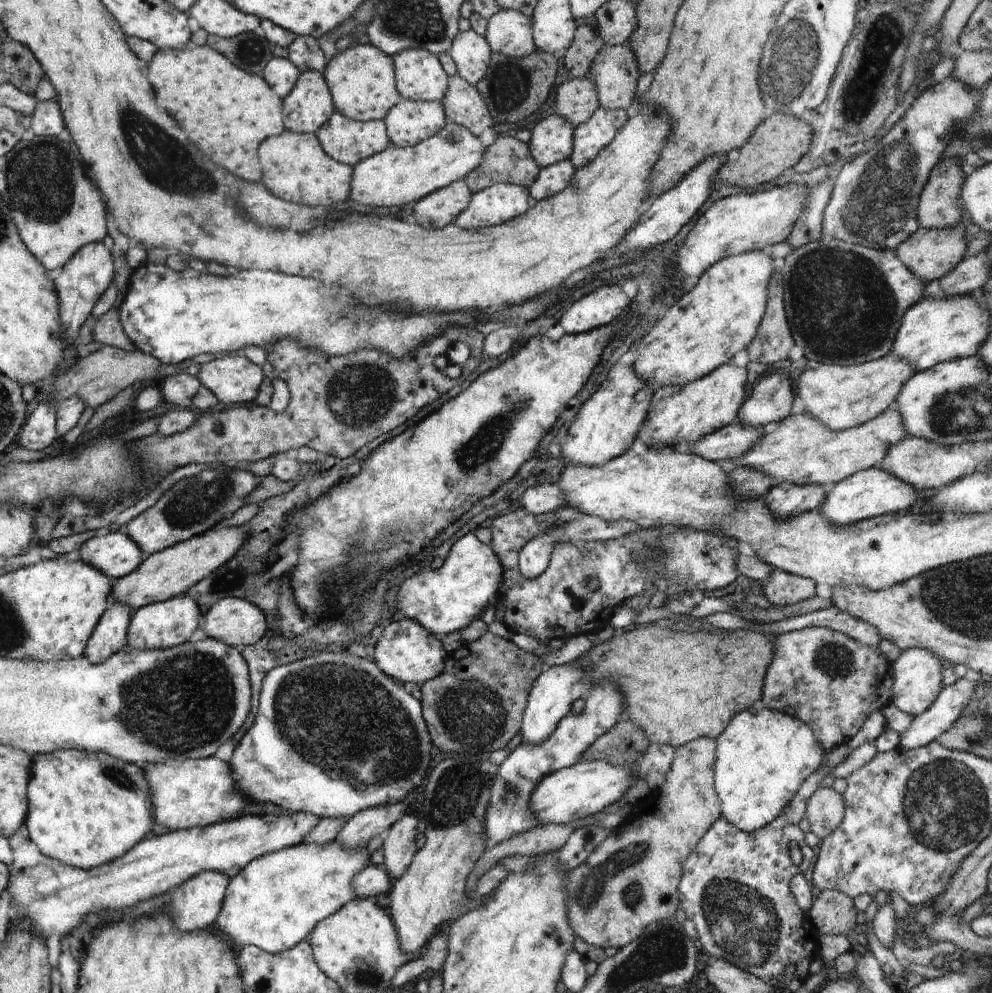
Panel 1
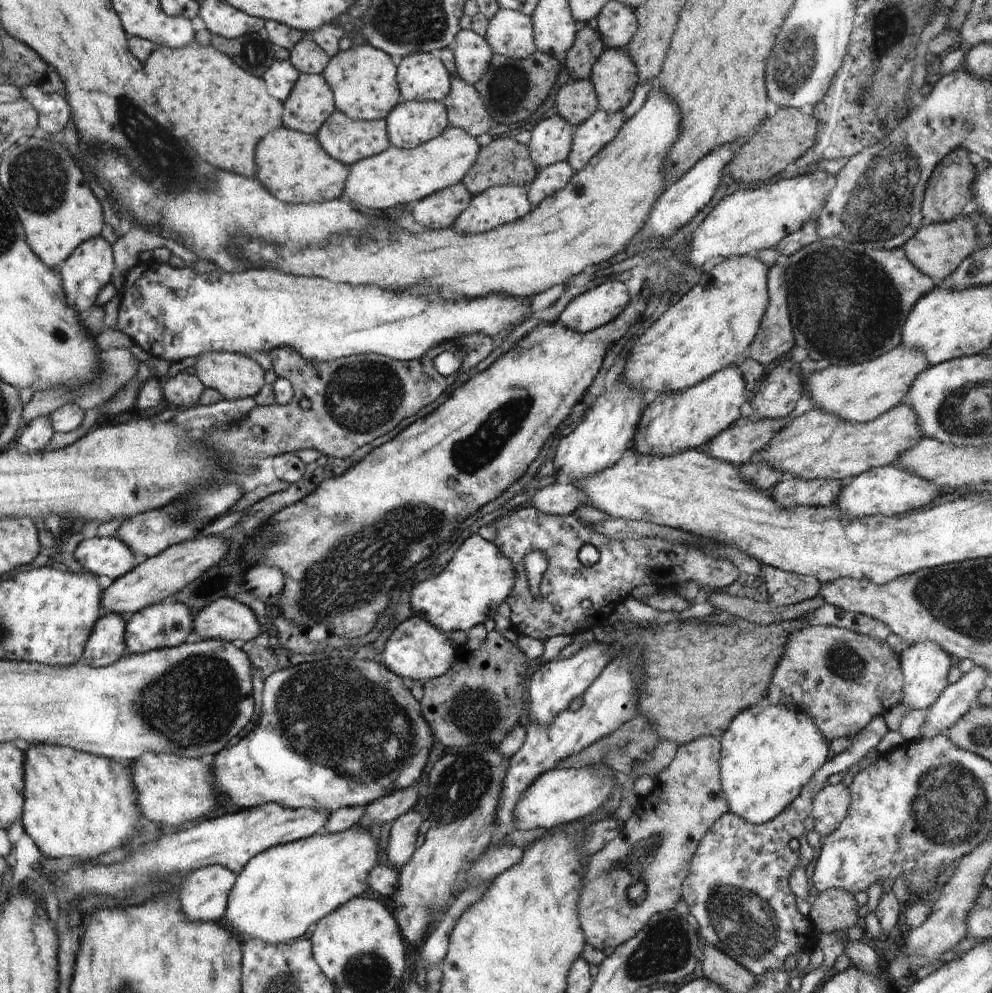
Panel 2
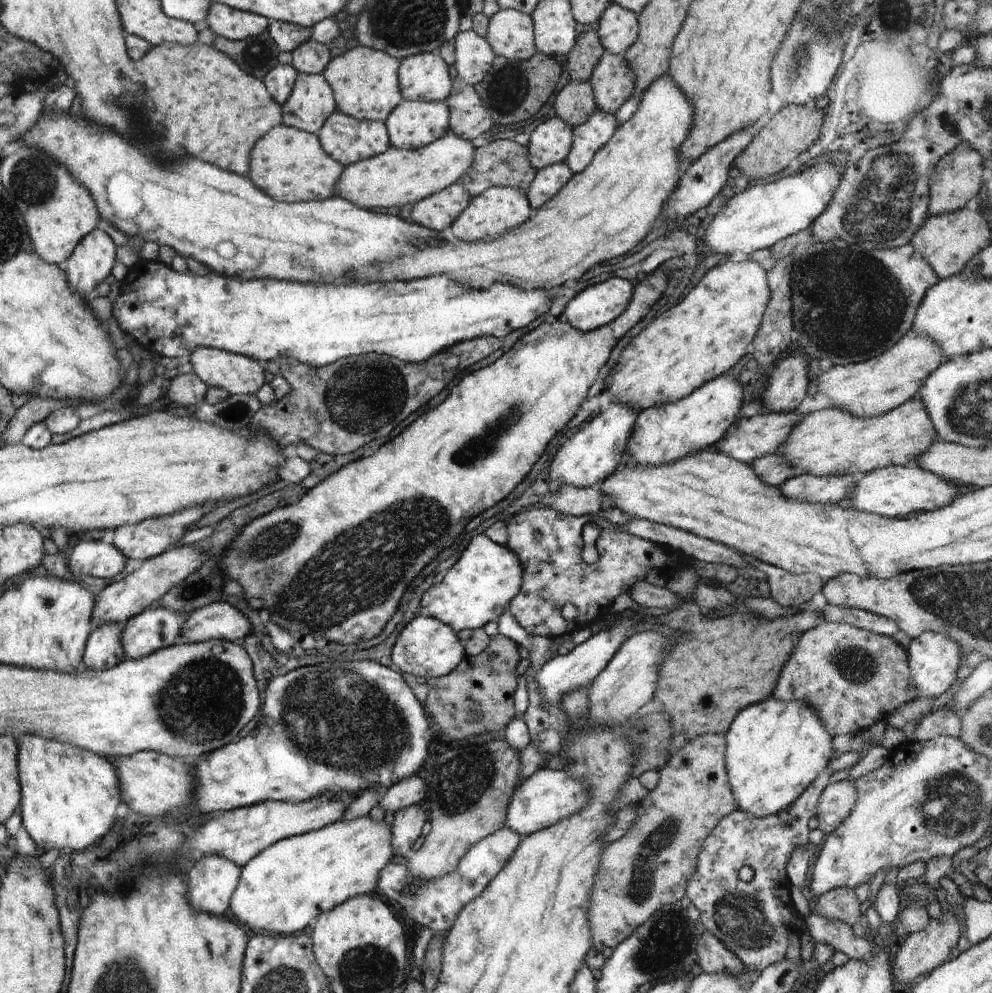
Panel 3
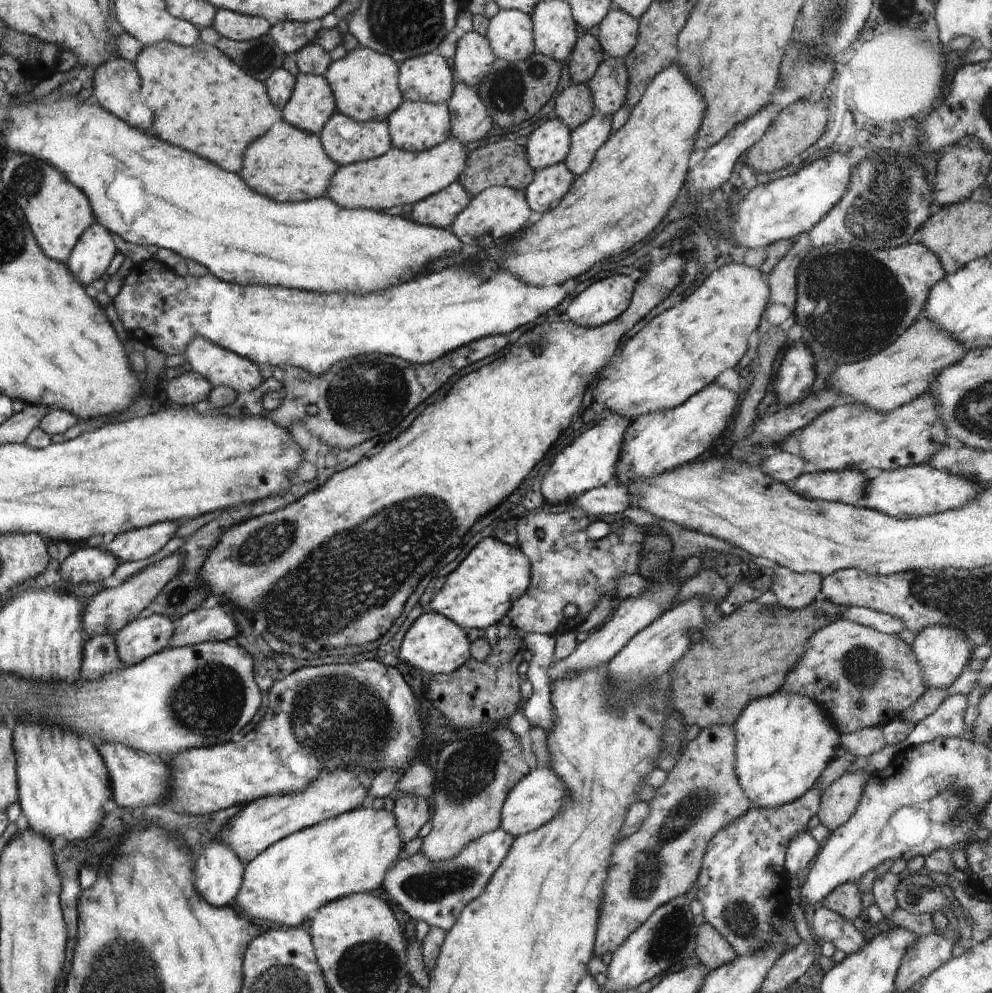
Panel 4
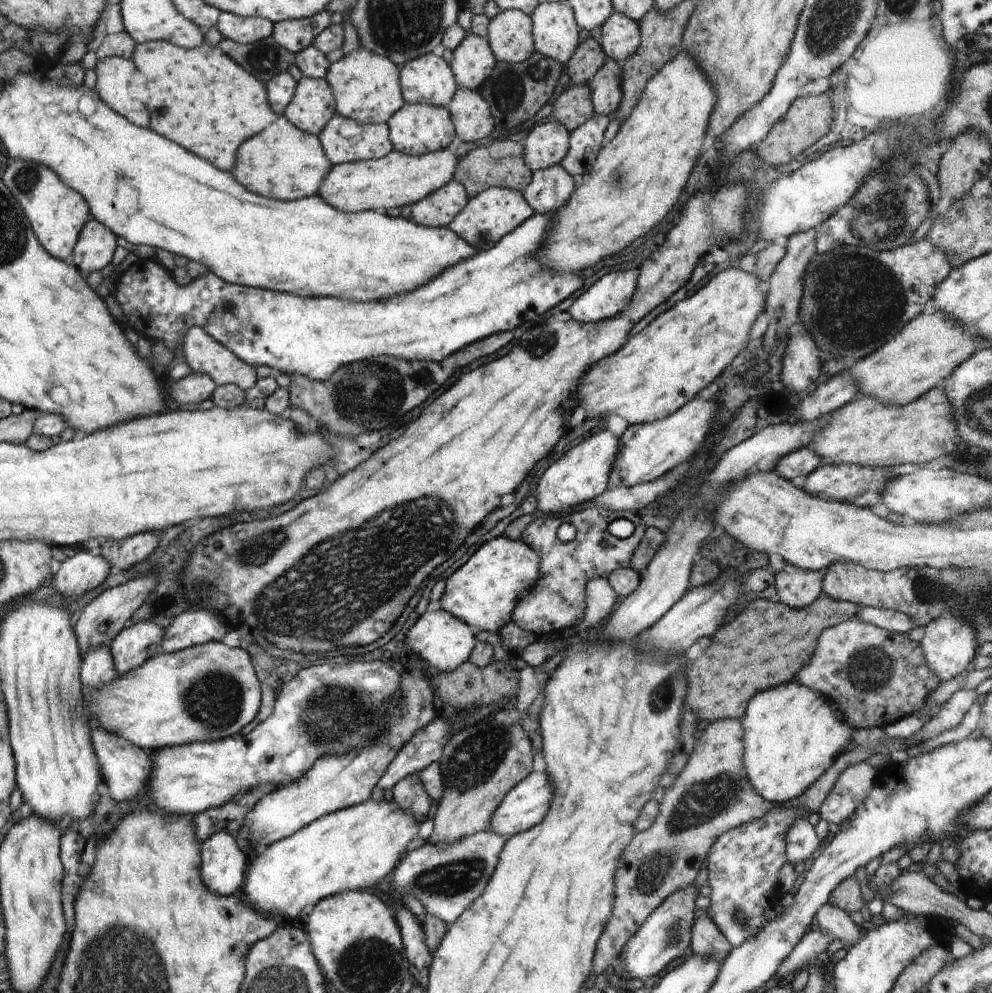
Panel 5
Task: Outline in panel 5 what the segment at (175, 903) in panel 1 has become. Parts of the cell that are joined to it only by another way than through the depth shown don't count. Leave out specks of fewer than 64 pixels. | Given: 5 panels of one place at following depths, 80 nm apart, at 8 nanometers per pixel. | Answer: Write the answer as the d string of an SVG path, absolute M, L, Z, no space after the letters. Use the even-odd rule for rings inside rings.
M218 831L203 842L203 879L219 895L240 893L246 882L246 852L241 840L226 831Z

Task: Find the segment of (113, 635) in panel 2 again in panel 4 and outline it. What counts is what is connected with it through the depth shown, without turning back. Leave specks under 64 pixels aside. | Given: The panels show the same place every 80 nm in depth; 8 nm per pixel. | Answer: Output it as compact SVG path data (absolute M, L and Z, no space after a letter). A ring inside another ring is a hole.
M106 634L90 637L83 651L81 679L97 681L104 675L116 672L121 664L114 637Z

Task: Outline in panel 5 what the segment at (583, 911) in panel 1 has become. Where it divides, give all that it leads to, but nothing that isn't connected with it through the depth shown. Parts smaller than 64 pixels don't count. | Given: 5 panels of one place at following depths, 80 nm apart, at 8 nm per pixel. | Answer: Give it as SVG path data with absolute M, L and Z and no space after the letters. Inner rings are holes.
M718 719L698 734L694 750L674 780L672 787L666 788L666 794L656 820L645 831L637 831L631 843L624 850L620 868L616 872L616 904L609 918L608 928L598 940L596 956L593 958L593 972L604 974L609 965L613 965L623 951L628 939L642 926L647 916L657 909L673 892L692 883L696 874L703 868L704 860L711 851L716 839L725 832L742 824L766 816L772 809L784 804L774 804L755 791L750 784L744 766L744 729L739 719Z

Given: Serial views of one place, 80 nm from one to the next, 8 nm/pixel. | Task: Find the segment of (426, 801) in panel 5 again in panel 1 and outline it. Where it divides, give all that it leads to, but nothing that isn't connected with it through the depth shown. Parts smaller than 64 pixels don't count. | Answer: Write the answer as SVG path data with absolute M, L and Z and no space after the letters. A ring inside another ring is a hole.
M404 815L392 824L388 837L382 844L384 864L382 868L392 880L396 880L404 874L410 866L417 852L416 839L418 818L413 815Z

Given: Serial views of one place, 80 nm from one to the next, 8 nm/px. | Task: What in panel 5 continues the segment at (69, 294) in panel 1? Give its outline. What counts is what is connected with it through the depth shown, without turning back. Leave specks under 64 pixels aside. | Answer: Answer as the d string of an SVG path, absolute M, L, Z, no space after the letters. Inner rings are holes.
M95 217L82 227L72 251L71 264L80 272L90 274L102 270L112 262L116 250L116 236Z

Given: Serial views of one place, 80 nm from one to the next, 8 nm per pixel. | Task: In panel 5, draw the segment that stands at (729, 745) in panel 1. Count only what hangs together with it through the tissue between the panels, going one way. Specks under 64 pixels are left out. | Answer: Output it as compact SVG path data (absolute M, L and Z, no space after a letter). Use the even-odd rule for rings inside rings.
M790 681L756 693L747 703L740 719L744 729L744 766L755 791L774 804L784 804L799 797L820 778L853 742L853 726L845 719L840 707L821 692Z

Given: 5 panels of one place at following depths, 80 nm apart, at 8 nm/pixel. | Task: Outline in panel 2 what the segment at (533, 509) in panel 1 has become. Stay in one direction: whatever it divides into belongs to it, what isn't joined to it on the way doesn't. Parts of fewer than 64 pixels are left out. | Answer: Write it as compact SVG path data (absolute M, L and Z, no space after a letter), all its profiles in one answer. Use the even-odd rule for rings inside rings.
M550 484L538 490L529 506L552 515L572 515L580 506L586 505L588 500L584 500L584 492L576 488L574 484Z

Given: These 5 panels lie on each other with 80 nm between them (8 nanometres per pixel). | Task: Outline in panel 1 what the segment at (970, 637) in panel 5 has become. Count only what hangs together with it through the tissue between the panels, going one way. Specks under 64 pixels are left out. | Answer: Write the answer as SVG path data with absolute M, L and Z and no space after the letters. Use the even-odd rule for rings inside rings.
M922 648L902 651L892 663L892 701L896 708L914 717L926 712L936 701L942 690L942 658Z

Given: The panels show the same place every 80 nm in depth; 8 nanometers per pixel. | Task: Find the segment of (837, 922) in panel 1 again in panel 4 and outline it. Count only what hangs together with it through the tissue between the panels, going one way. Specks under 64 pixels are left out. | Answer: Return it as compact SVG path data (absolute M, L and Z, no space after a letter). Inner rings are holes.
M848 882L838 886L831 891L828 896L820 902L819 906L824 906L836 914L840 914L842 918L853 921L861 915L863 910L861 893L855 882Z

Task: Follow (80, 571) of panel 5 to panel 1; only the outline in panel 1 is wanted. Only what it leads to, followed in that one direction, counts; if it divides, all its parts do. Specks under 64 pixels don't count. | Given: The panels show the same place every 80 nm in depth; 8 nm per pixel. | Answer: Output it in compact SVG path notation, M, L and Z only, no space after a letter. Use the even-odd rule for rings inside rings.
M123 528L106 536L91 537L80 552L82 562L100 568L114 581L131 575L143 563L141 557L143 549Z

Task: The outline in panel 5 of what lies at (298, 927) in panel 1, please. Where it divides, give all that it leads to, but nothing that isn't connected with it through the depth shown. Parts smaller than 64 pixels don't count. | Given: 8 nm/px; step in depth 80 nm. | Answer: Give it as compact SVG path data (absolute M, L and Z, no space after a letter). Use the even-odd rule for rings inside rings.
M370 797L360 804L325 814L289 837L273 842L252 858L248 878L240 893L255 911L275 915L285 923L295 918L304 920L307 911L324 897L344 891L368 890L383 878L389 878L407 852L406 846L418 837L421 824L416 815L385 798L376 801Z

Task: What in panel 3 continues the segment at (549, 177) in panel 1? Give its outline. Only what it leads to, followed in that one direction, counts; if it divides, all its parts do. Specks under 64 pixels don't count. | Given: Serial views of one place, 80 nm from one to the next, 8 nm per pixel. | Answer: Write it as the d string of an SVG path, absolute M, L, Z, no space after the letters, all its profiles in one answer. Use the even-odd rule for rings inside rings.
M566 162L552 164L547 168L537 170L534 181L530 184L527 191L528 203L531 208L538 209L544 206L568 180L573 173Z

